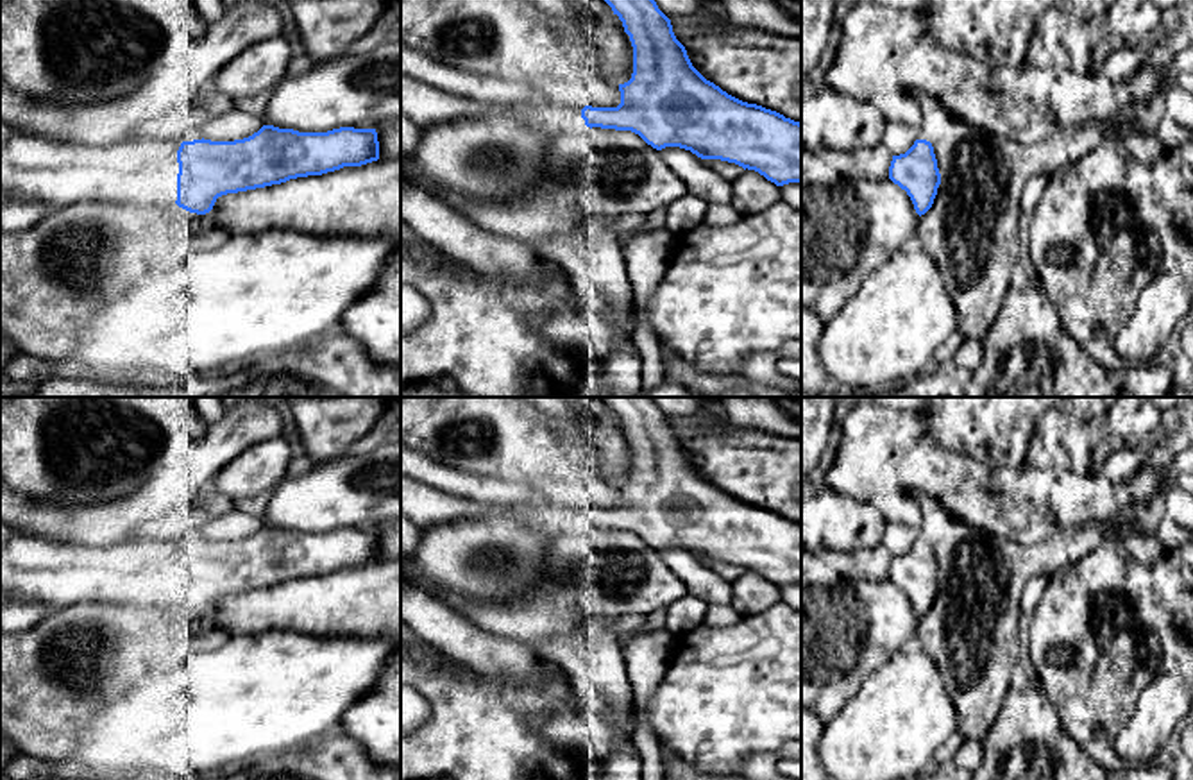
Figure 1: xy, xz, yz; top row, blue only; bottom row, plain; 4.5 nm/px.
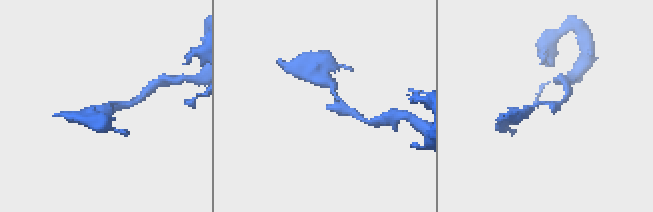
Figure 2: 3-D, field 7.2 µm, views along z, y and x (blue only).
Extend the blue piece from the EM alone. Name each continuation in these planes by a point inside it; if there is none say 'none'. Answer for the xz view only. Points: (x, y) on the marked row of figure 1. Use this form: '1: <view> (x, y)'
1: xz (426, 106)

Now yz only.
none

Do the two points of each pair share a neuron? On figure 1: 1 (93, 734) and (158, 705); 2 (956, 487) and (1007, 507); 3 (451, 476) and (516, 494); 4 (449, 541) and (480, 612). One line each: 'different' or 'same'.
1: same
2: same
3: same
4: different

